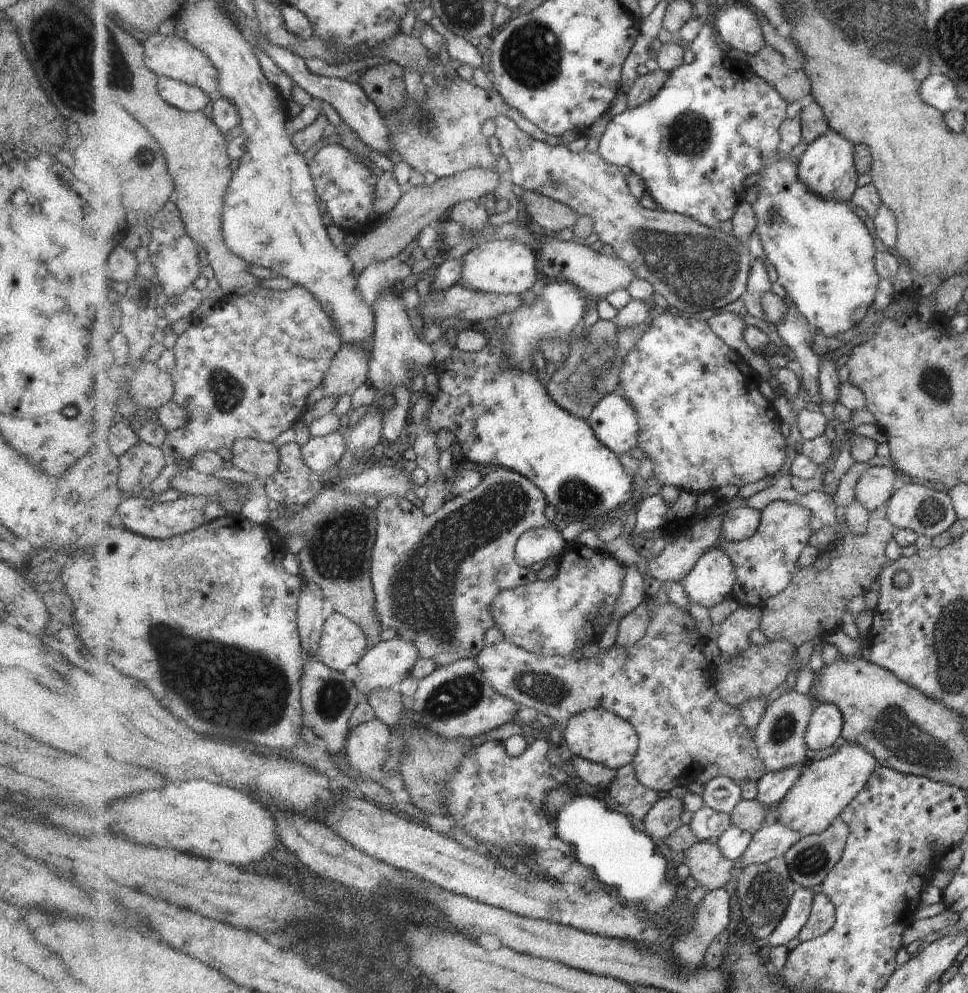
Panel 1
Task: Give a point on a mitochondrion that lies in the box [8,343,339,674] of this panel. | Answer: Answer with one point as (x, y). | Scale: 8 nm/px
(226, 392)

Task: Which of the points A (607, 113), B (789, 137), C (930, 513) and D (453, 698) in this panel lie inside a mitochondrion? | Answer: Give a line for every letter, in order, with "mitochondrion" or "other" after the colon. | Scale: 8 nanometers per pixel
A: other
B: other
C: mitochondrion
D: mitochondrion

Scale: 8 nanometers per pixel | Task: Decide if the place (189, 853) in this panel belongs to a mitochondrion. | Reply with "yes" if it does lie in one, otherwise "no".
no

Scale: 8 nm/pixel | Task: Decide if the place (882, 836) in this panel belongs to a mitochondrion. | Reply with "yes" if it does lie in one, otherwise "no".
no

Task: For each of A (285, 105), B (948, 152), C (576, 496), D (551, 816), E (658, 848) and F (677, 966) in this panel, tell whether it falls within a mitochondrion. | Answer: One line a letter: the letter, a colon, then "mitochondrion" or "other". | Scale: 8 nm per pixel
A: other
B: other
C: mitochondrion
D: other
E: other
F: other

